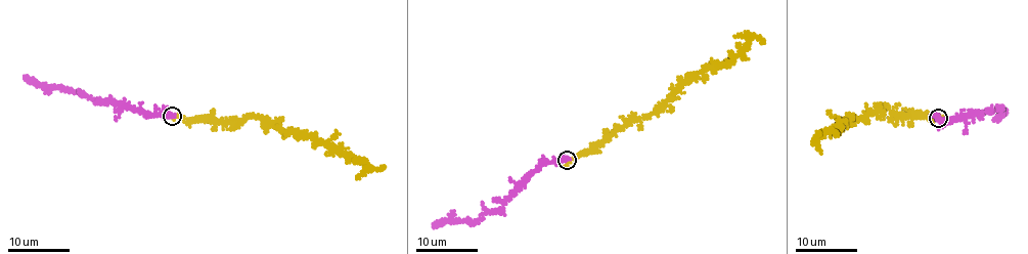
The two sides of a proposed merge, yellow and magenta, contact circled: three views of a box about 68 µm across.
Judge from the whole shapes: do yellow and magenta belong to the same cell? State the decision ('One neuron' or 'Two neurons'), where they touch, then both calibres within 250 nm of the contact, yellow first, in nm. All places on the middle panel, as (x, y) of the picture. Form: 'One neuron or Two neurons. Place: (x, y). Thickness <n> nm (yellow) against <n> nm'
One neuron. Place: (567, 160). Thickness 280 nm (yellow) against 480 nm

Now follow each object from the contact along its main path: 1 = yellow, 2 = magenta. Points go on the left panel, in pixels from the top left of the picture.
1: (171, 116), (235, 122), (264, 117), (284, 131), (328, 140), (377, 170), (384, 167)
2: (171, 116), (150, 117), (24, 80)

